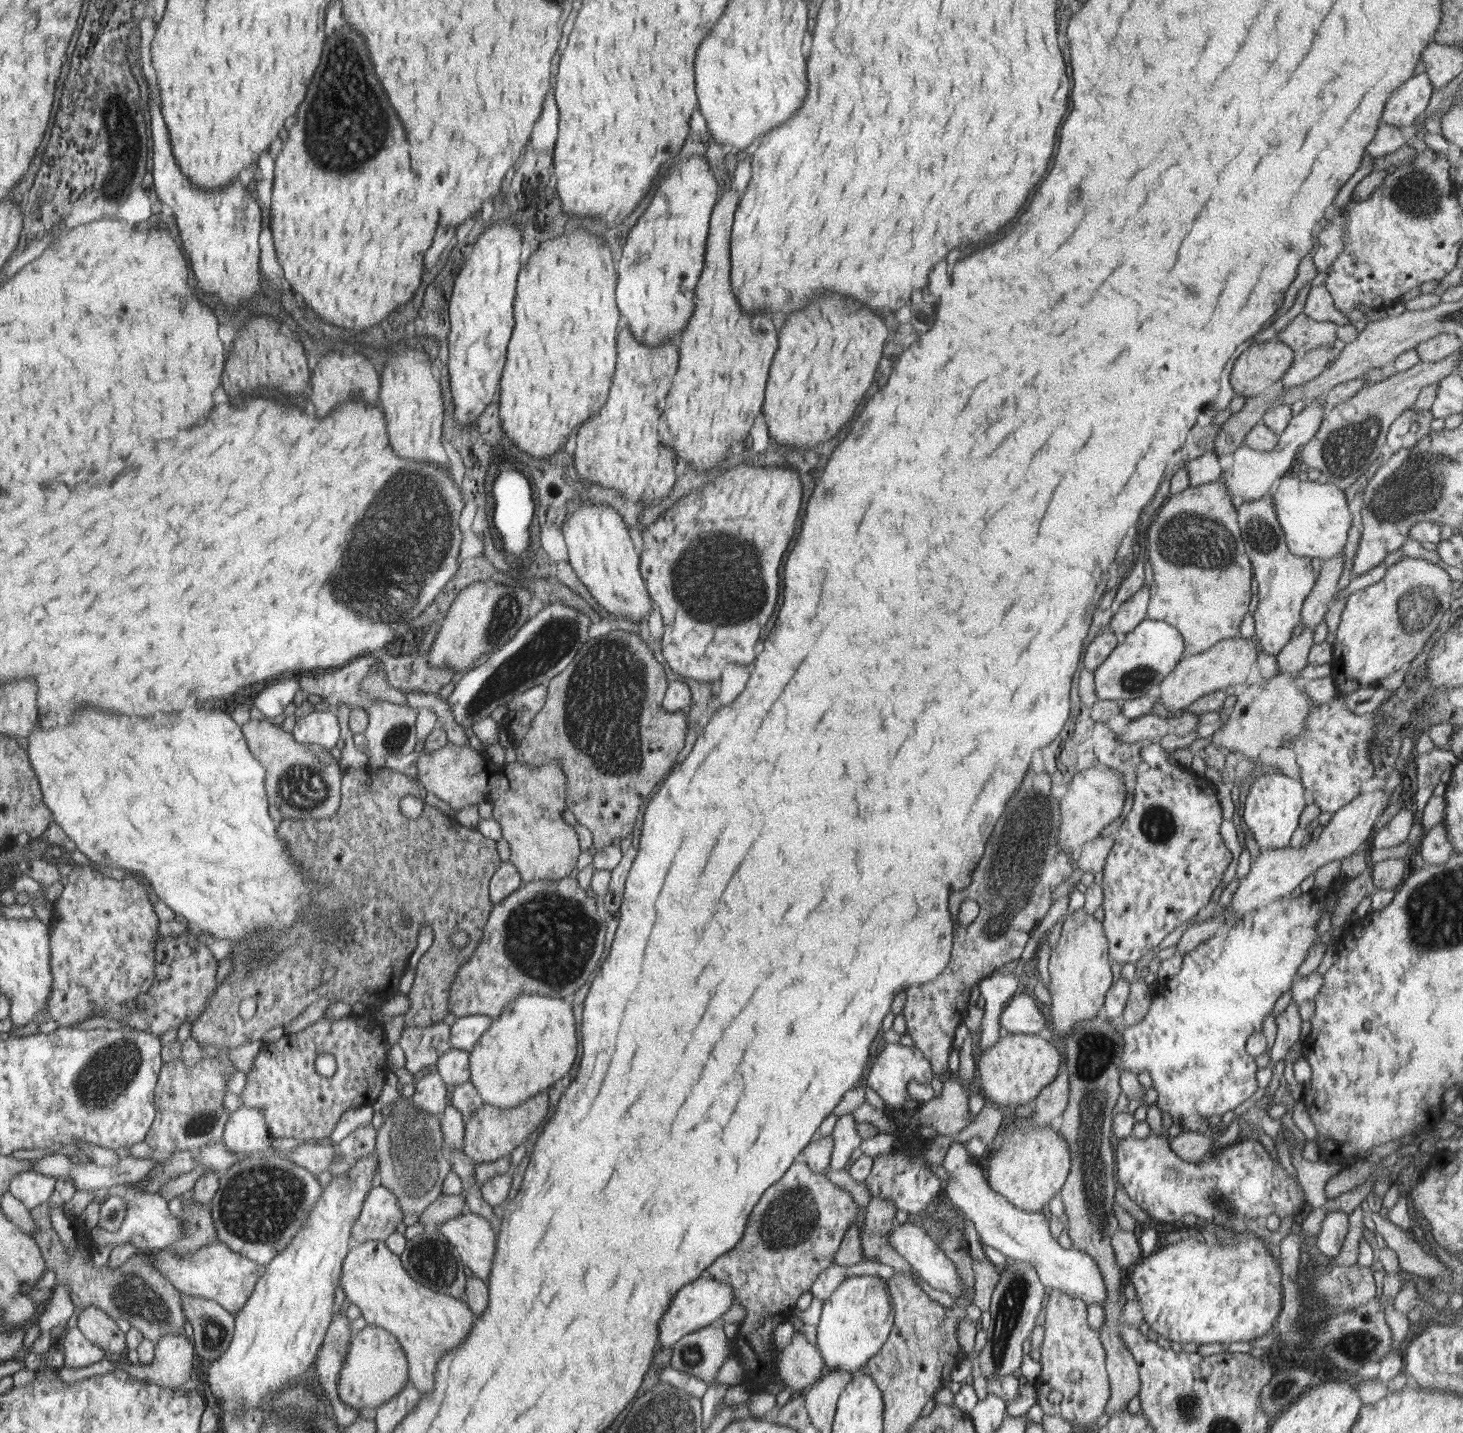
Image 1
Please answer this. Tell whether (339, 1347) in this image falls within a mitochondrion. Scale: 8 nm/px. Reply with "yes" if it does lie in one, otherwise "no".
yes

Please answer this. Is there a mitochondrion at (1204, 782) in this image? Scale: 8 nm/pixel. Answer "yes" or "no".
no

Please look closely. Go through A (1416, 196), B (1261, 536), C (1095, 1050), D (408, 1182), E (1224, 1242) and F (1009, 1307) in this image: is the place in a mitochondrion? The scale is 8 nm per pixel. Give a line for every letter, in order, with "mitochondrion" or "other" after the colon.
A: mitochondrion
B: mitochondrion
C: mitochondrion
D: mitochondrion
E: mitochondrion
F: mitochondrion

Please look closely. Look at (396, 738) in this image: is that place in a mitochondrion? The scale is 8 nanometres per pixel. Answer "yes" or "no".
yes

